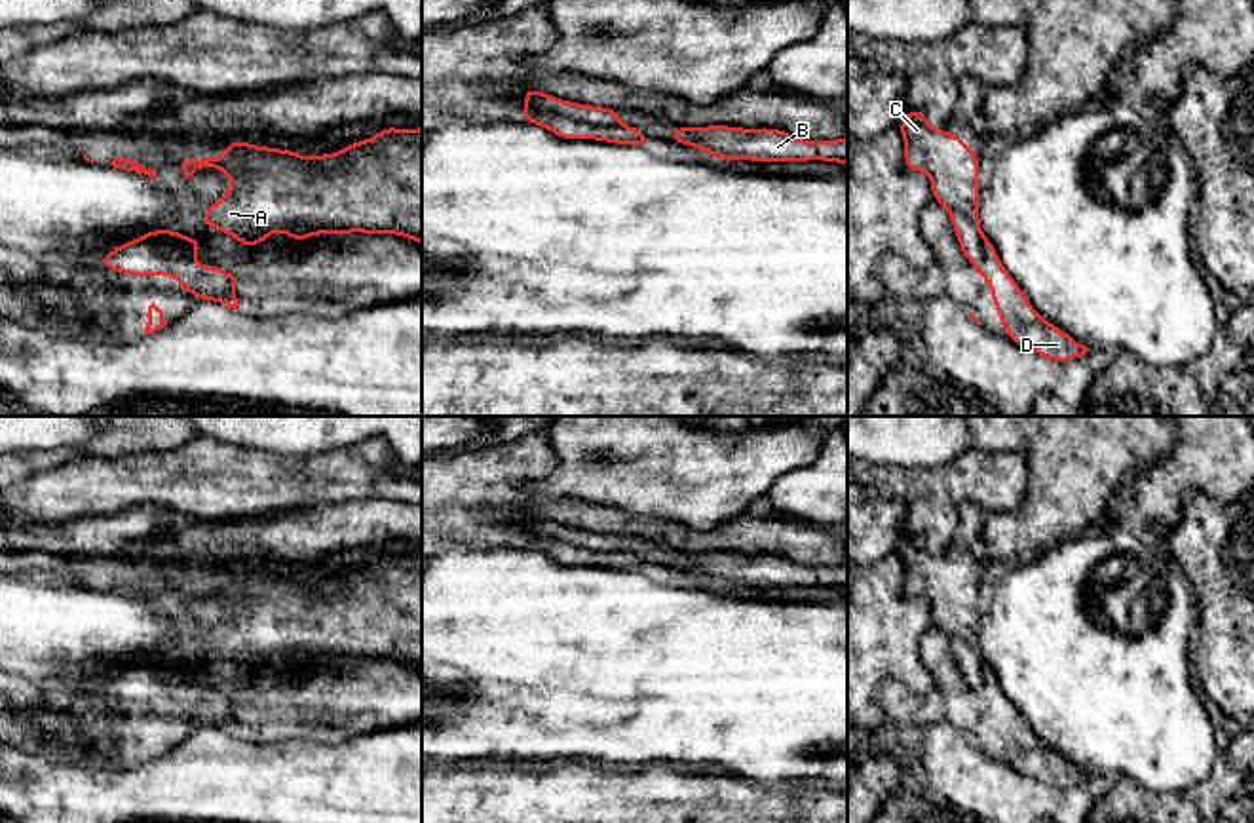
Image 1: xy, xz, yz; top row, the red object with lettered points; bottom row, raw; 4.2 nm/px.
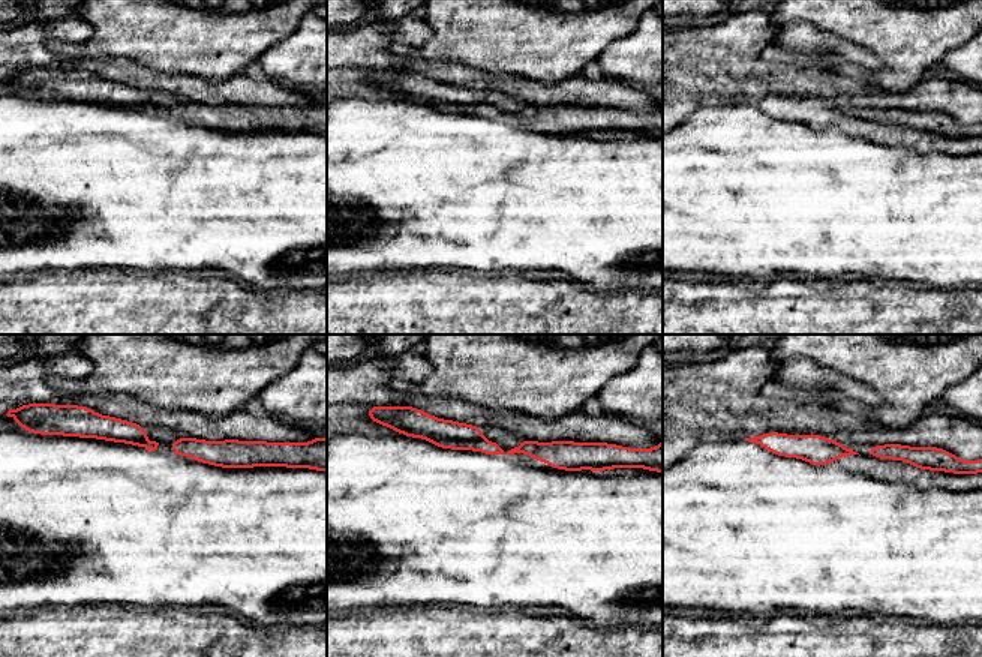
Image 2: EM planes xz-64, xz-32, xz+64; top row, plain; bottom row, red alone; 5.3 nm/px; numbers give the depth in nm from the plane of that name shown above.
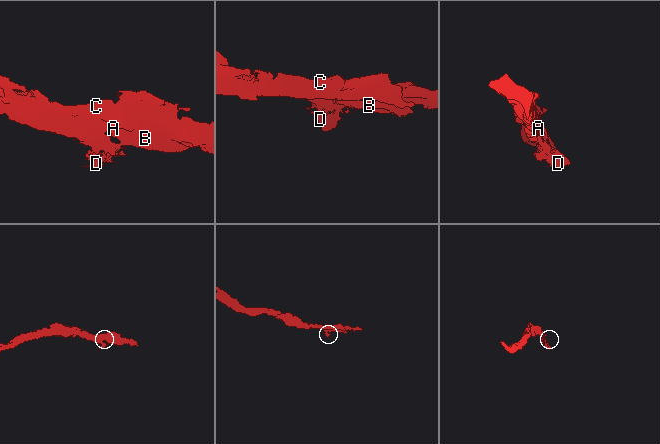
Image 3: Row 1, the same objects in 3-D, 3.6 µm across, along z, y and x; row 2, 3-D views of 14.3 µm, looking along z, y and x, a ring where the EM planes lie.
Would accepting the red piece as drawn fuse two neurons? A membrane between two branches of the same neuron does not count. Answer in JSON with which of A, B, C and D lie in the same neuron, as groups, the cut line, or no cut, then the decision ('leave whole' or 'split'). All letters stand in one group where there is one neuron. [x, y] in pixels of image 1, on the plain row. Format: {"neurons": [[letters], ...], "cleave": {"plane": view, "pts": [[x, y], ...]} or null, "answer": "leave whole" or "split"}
{"neurons": [["A", "B", "C"], ["D"]], "cleave": {"plane": "xz", "pts": [[525, 527], [586, 548], [618, 550]]}, "answer": "split"}

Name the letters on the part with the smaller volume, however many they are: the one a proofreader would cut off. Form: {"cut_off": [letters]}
{"cut_off": ["D"]}

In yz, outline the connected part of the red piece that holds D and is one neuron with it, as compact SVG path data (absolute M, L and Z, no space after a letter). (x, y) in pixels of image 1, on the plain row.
M986 661L980 663L980 684L975 694L992 715L998 745L1005 751L1005 760L1015 770L1058 789L1091 777L1036 737Z

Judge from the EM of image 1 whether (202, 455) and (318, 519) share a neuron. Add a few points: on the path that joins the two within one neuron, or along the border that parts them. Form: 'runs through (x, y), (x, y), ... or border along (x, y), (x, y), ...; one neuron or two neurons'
border along (342, 502), (274, 510), (255, 517); two neurons

